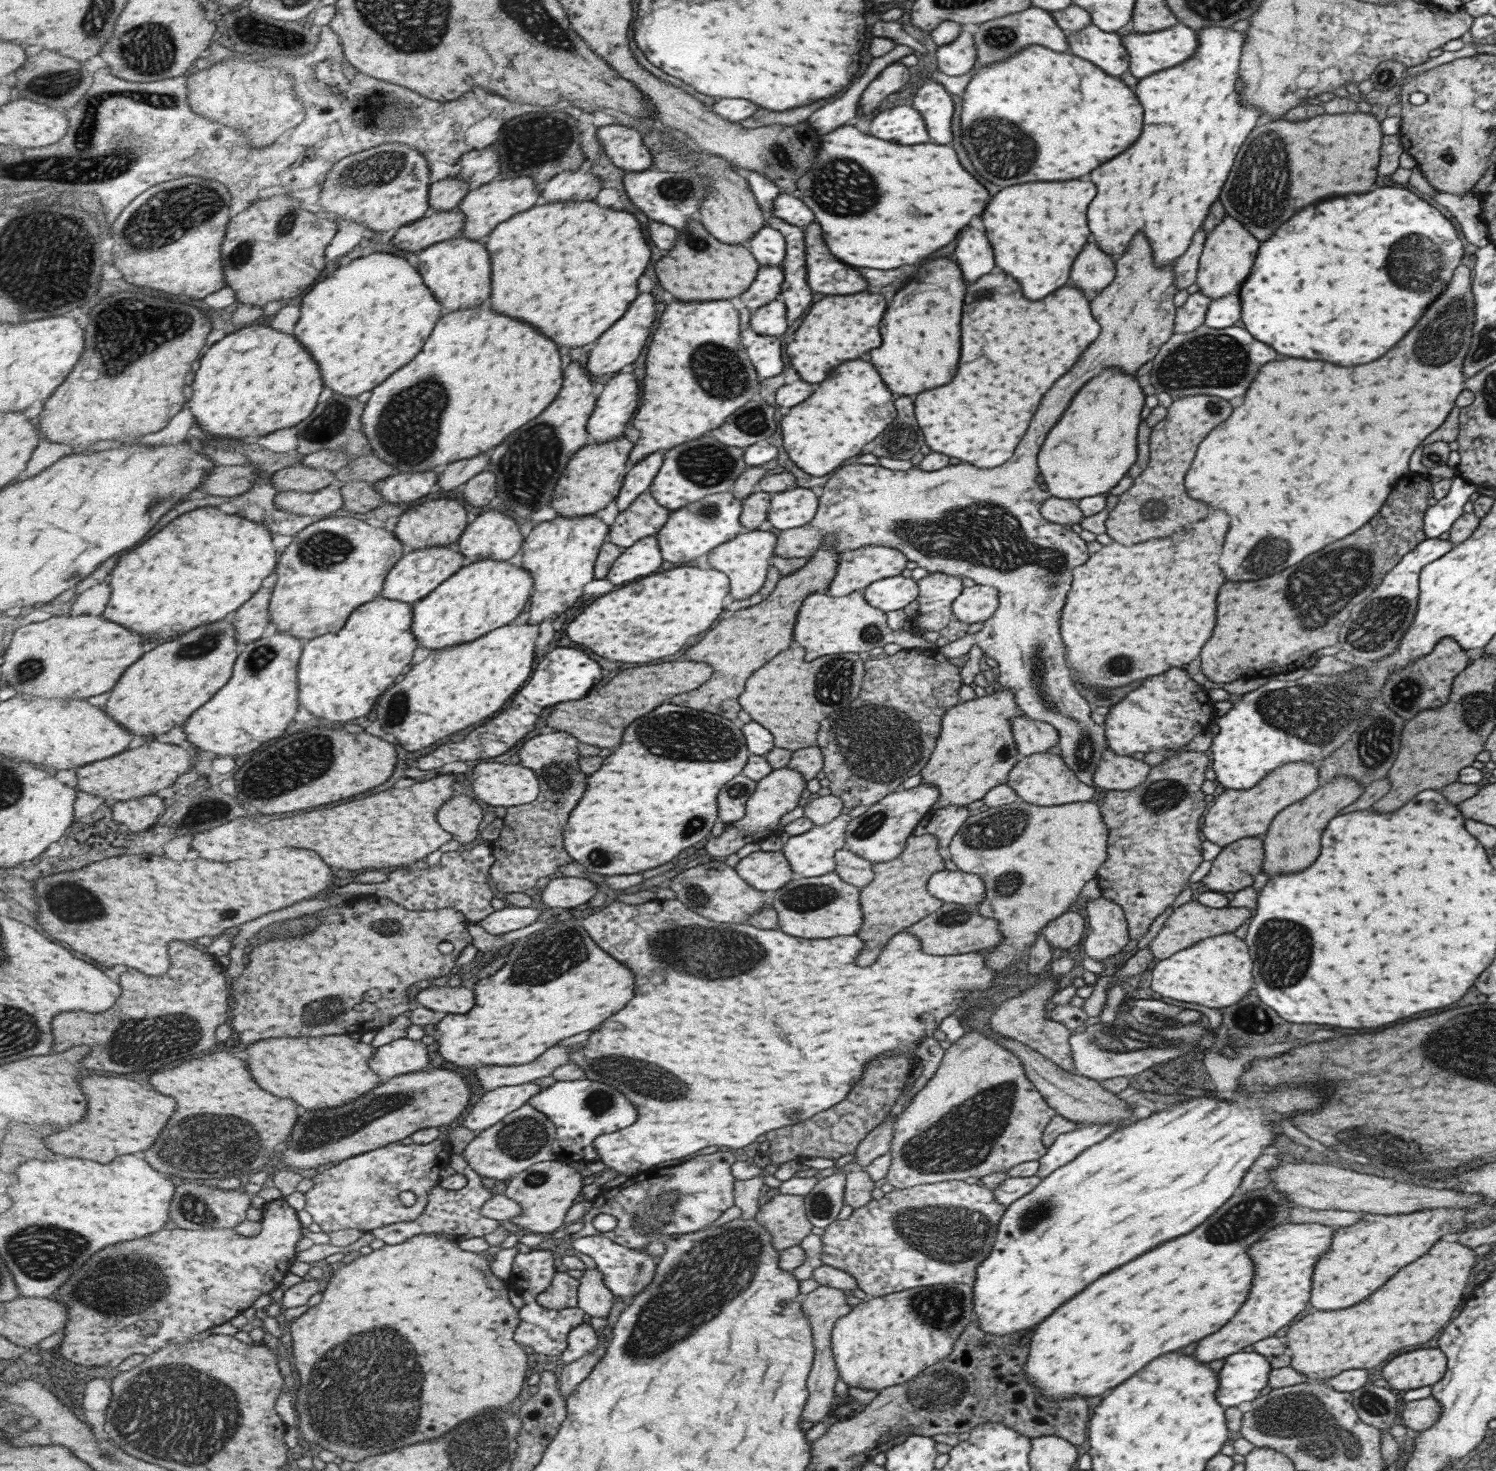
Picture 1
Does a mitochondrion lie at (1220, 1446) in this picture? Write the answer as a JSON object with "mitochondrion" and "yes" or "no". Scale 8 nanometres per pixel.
{"mitochondrion":"no"}

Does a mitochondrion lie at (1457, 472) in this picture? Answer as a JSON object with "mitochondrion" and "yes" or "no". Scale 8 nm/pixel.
{"mitochondrion":"no"}

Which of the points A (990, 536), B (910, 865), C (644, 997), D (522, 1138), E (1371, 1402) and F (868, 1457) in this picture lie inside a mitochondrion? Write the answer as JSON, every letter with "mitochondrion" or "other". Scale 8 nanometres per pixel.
{"A":"mitochondrion","B":"other","C":"other","D":"mitochondrion","E":"mitochondrion","F":"other"}

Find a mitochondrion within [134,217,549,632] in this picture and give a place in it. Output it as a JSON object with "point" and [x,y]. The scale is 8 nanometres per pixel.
{"point":[408,426]}

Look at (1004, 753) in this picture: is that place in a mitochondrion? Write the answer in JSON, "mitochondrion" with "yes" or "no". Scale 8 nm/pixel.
{"mitochondrion":"yes"}

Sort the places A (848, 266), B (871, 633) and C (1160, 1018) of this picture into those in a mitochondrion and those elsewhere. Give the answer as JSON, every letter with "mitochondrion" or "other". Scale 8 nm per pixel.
{"A":"other","B":"mitochondrion","C":"mitochondrion"}

